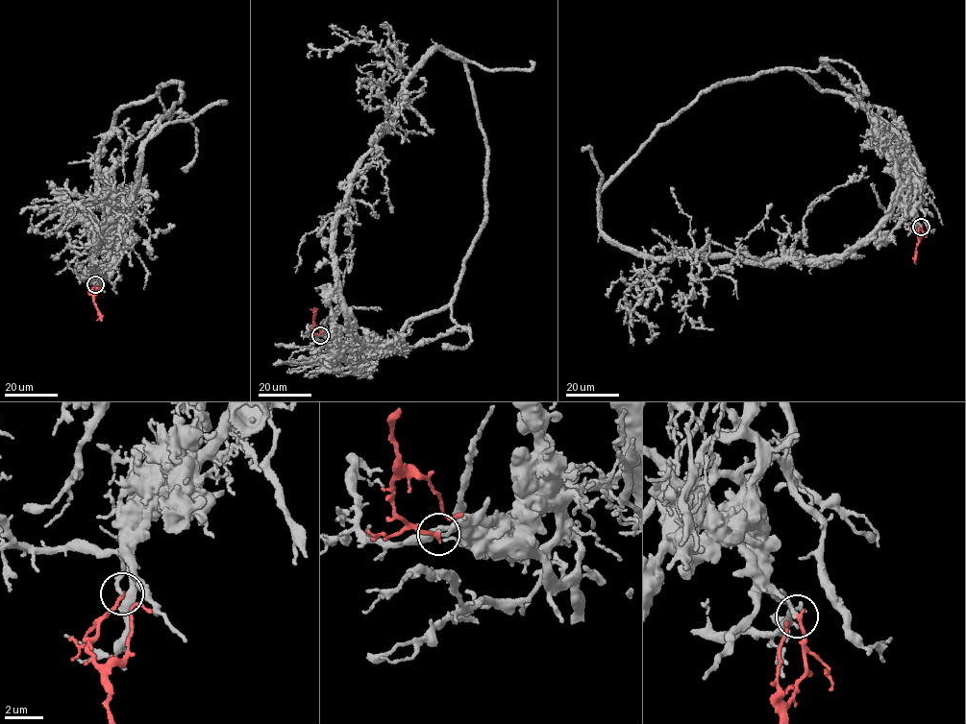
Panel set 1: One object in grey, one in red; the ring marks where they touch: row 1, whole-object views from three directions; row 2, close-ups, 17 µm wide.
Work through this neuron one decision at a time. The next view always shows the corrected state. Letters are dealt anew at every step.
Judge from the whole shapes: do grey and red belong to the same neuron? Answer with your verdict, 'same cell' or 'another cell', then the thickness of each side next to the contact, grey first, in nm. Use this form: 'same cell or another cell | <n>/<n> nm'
same cell | 220/140 nm

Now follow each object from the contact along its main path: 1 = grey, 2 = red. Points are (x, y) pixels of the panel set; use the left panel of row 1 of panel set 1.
1: (95, 284), (104, 273), (97, 273), (91, 257), (98, 233), (126, 208), (144, 144), (164, 125), (221, 102)
2: (95, 284), (91, 294), (100, 321)

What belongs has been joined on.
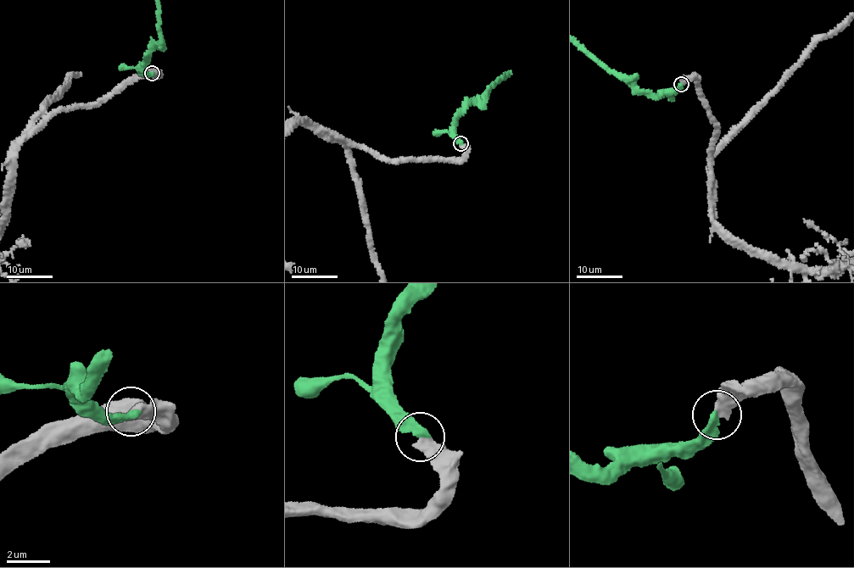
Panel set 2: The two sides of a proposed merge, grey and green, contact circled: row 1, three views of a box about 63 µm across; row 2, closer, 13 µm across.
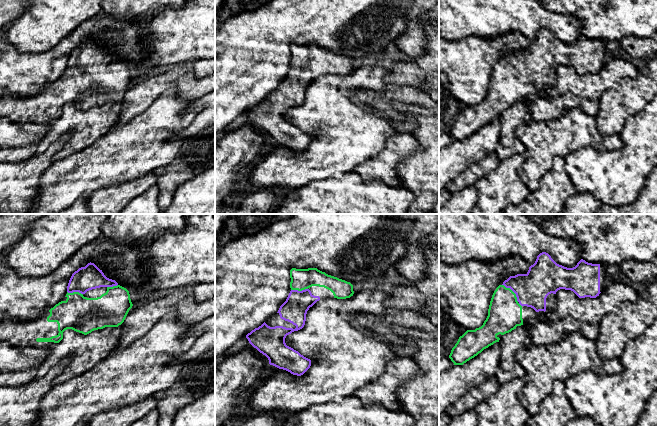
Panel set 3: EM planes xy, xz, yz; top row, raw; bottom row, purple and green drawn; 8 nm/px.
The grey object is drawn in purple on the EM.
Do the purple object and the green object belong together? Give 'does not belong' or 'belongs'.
belongs

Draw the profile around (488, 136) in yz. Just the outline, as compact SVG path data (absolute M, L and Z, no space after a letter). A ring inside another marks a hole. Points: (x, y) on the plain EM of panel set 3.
M494 119L463 141L439 150L439 191L466 169L495 152L500 140L500 121Z

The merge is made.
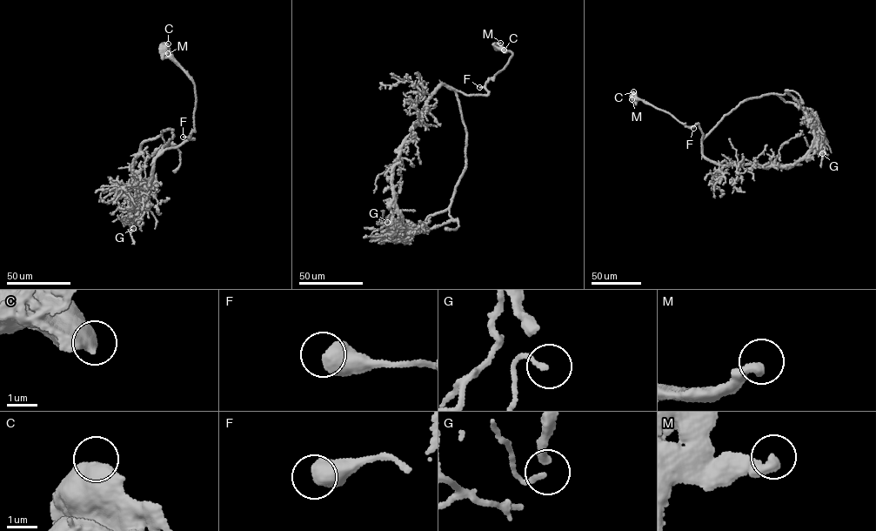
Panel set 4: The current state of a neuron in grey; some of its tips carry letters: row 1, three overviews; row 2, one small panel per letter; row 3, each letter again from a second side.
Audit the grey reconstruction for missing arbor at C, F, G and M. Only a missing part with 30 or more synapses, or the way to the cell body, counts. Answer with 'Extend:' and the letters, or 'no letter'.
Extend: no letter

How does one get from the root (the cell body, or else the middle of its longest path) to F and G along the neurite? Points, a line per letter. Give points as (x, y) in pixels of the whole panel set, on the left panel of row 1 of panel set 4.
F: (163, 50), (172, 56), (195, 85), (195, 131), (190, 137), (183, 137)
G: (163, 50), (194, 83), (194, 139), (156, 157), (148, 189), (133, 206), (133, 228)

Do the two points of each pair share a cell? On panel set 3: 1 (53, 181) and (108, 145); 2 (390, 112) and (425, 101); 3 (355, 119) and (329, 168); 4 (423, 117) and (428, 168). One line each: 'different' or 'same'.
1: same
2: same
3: same
4: same

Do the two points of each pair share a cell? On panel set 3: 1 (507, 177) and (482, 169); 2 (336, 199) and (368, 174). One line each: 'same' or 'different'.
1: different
2: different

